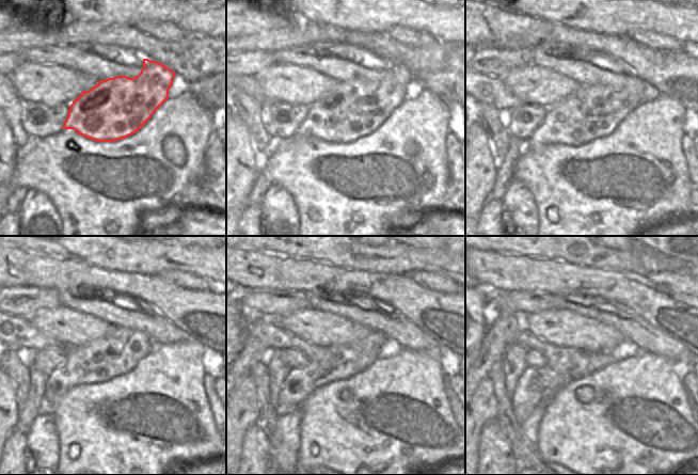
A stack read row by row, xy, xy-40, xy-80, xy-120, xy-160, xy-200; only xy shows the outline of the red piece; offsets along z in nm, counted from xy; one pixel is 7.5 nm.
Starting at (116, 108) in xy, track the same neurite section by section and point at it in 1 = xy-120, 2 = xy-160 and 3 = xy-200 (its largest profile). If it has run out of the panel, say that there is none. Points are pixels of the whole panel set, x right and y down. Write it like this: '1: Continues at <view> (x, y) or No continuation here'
1: Continues at xy-120 (115, 353)
2: Continues at xy-160 (340, 362)
3: Continues at xy-200 (535, 384).

